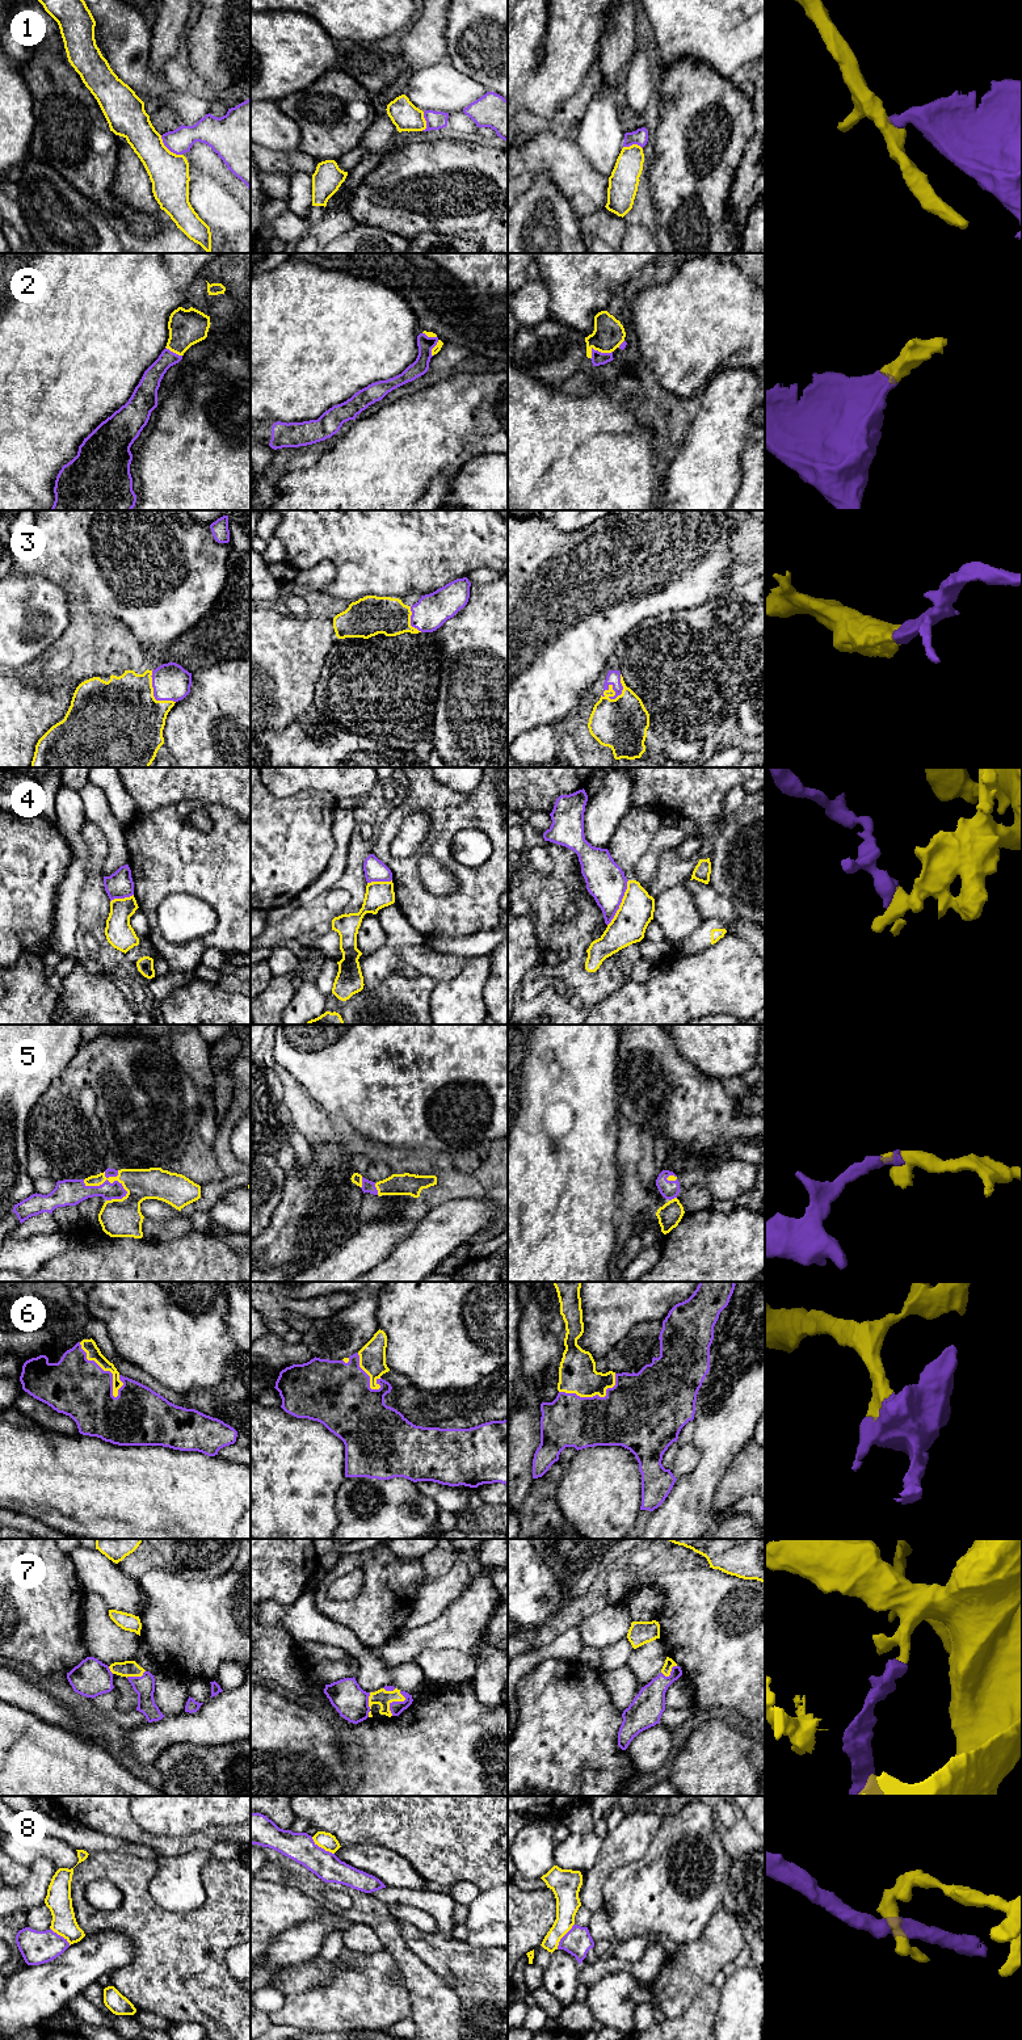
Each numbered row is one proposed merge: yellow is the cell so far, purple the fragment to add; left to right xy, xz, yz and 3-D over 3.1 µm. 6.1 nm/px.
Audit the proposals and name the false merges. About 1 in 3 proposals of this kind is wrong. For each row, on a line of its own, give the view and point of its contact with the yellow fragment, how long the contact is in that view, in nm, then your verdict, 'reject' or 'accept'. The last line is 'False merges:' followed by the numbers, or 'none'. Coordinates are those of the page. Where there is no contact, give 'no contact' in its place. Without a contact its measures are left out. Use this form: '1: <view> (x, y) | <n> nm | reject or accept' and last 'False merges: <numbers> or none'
1: xy (167, 148) | 180 nm | reject
2: yz (597, 349) | 140 nm | accept
3: yz (618, 695) | 180 nm | accept
4: yz (621, 903) | 300 nm | reject
5: xy (105, 1180) | 300 nm | accept
6: xy (104, 1370) | 420 nm | accept
7: xz (395, 1700) | 160 nm | accept
8: xz (322, 1847) | 180 nm | reject
False merges: 1, 4, 8

